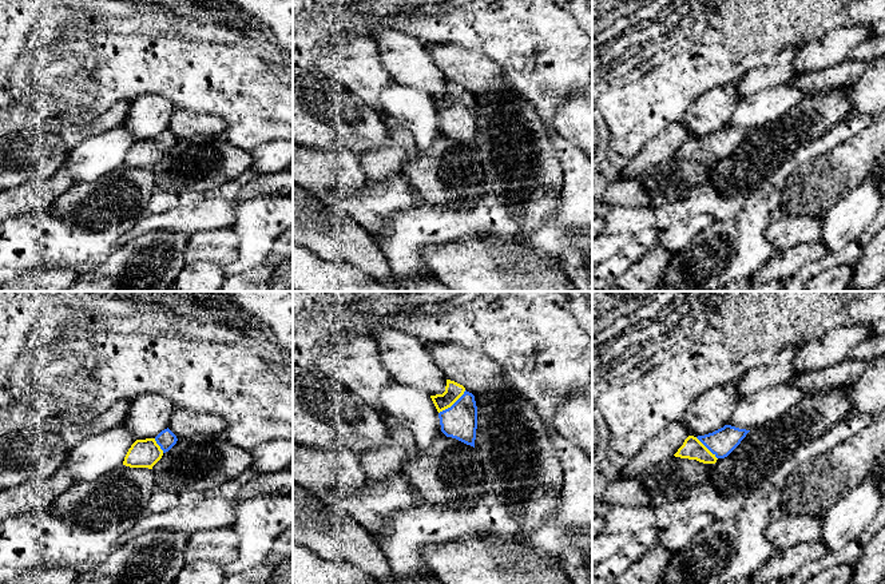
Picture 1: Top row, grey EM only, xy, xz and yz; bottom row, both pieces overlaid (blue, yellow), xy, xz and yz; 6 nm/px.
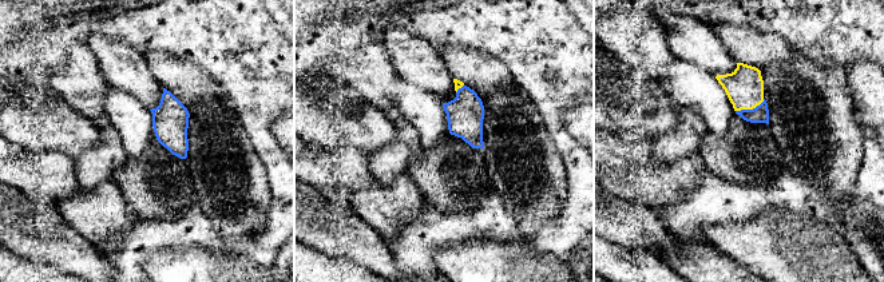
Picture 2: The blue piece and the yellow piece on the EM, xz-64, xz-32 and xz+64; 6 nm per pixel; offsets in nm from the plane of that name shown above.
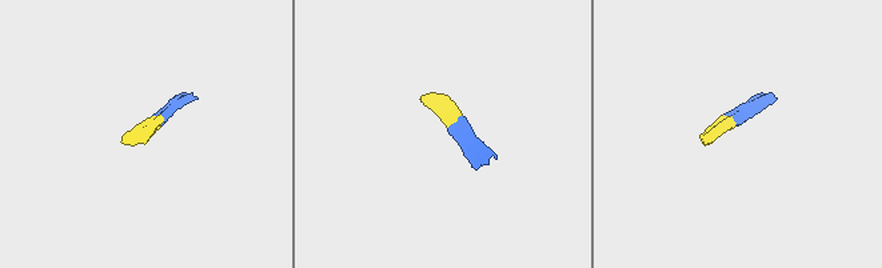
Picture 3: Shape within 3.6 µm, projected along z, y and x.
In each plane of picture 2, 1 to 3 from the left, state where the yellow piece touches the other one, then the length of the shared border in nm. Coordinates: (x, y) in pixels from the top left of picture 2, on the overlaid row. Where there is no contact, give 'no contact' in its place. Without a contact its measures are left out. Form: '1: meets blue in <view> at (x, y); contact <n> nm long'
1: no contact
2: meets blue in xz-32 at (459, 88); contact 70 nm long
3: meets blue in xz+64 at (749, 110); contact 190 nm long

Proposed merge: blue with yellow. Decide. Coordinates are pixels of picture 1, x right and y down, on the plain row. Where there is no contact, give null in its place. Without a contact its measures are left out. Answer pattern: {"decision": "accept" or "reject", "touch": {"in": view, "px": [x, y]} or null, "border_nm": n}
{"decision": "accept", "touch": {"in": "xz", "px": [453, 104]}, "border_nm": 220}

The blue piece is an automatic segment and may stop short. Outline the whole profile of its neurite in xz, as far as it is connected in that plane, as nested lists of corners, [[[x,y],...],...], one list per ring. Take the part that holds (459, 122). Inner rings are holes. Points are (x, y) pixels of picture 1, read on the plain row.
[[[447,80],[442,95],[430,96],[440,119],[441,132],[475,148],[477,107],[475,96],[455,82]]]

